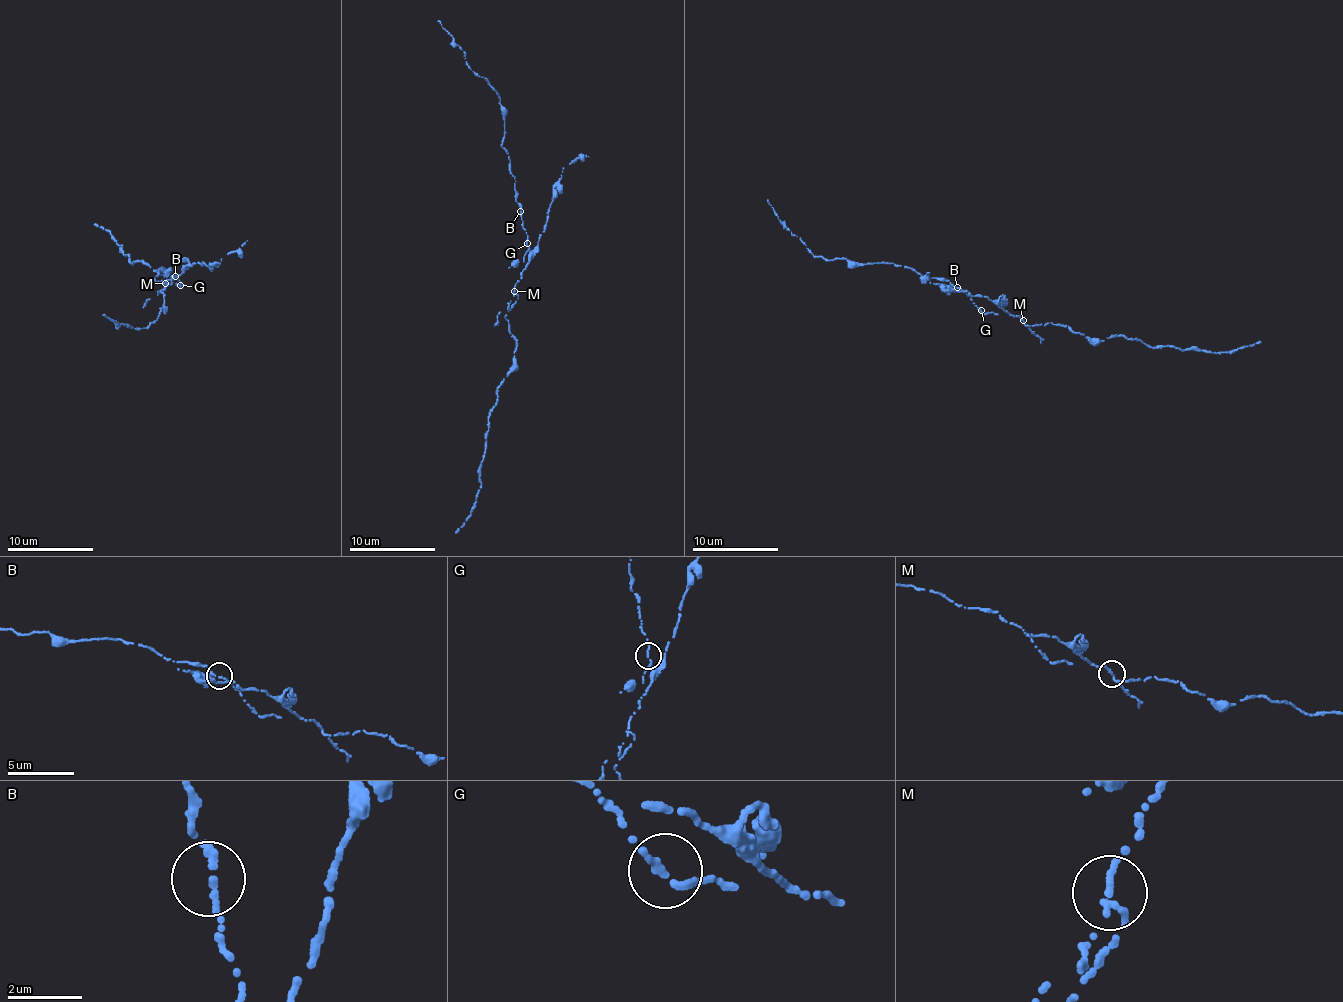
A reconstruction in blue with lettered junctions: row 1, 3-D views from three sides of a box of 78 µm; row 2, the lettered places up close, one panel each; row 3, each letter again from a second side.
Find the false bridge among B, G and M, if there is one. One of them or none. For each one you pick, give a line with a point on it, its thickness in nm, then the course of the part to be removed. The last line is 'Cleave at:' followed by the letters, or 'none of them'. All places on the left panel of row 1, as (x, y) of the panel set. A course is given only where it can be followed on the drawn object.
M: place (165, 283); calibre 260 nm; course (166, 282), (198, 262), (210, 267), (247, 240)
Cleave at: M

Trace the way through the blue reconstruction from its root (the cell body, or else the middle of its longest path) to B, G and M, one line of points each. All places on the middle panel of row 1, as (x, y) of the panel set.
B: (523, 268), (527, 234), (520, 211)
G: (523, 268), (527, 243)
M: (523, 268), (515, 291)

